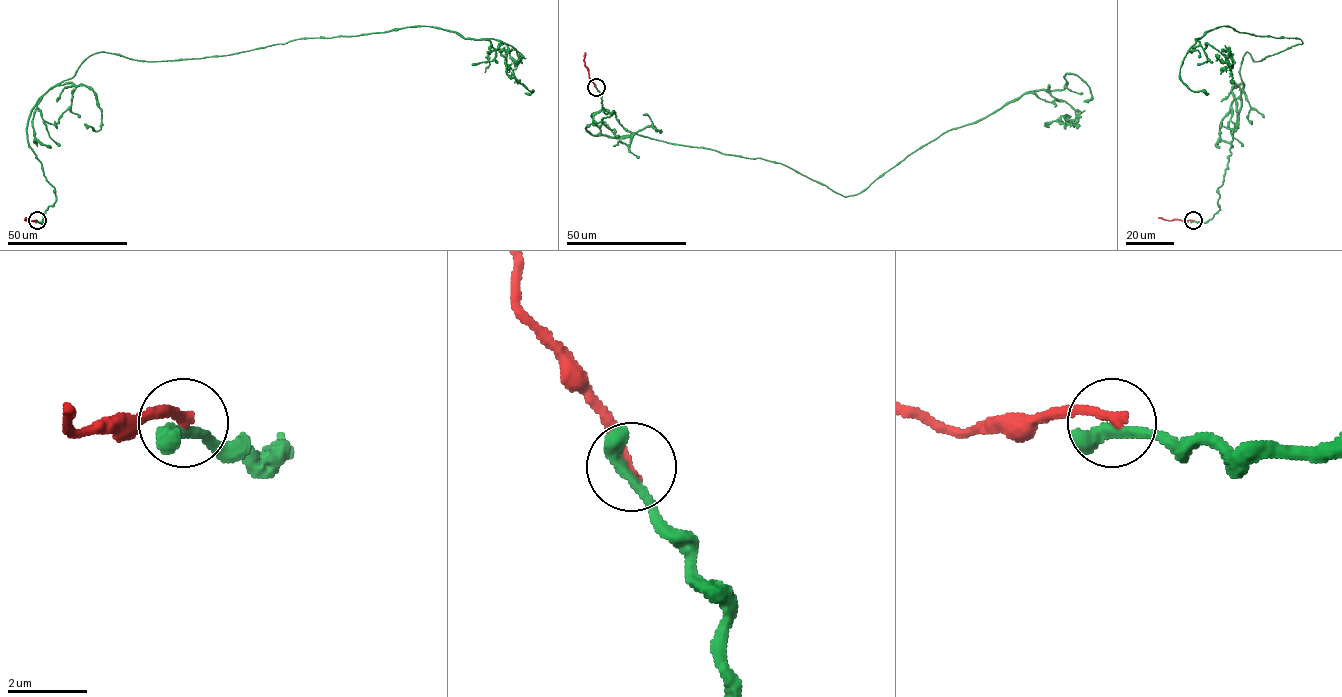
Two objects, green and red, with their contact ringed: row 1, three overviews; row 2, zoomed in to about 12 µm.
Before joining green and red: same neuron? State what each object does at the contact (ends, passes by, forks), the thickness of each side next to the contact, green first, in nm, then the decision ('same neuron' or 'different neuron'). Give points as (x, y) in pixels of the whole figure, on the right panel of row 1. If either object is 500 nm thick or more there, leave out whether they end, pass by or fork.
green ends; red ends; calibres 460 and 280 nm; different neuron

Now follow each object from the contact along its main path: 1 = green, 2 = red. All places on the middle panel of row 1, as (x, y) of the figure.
1: (595, 87), (615, 112), (592, 134), (774, 161), (849, 196), (1024, 94), (1046, 90), (1078, 119), (1043, 125)
2: (595, 87), (585, 64), (585, 52)

